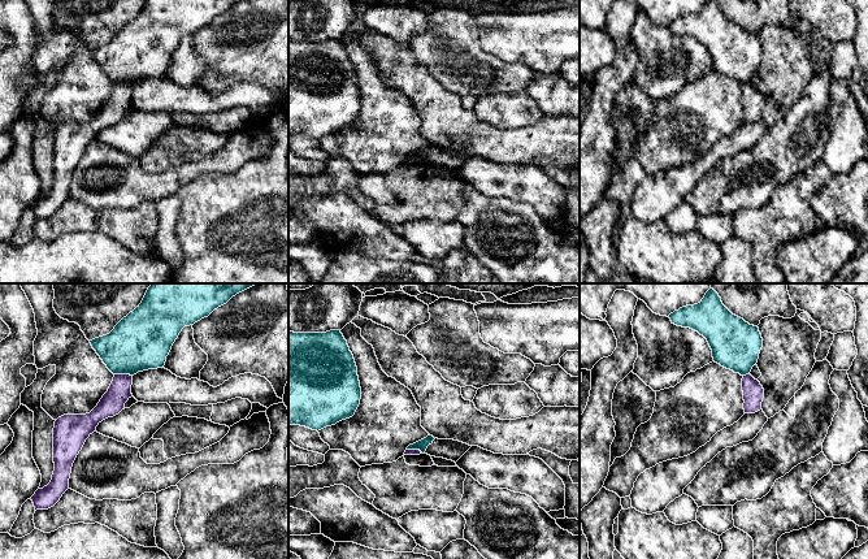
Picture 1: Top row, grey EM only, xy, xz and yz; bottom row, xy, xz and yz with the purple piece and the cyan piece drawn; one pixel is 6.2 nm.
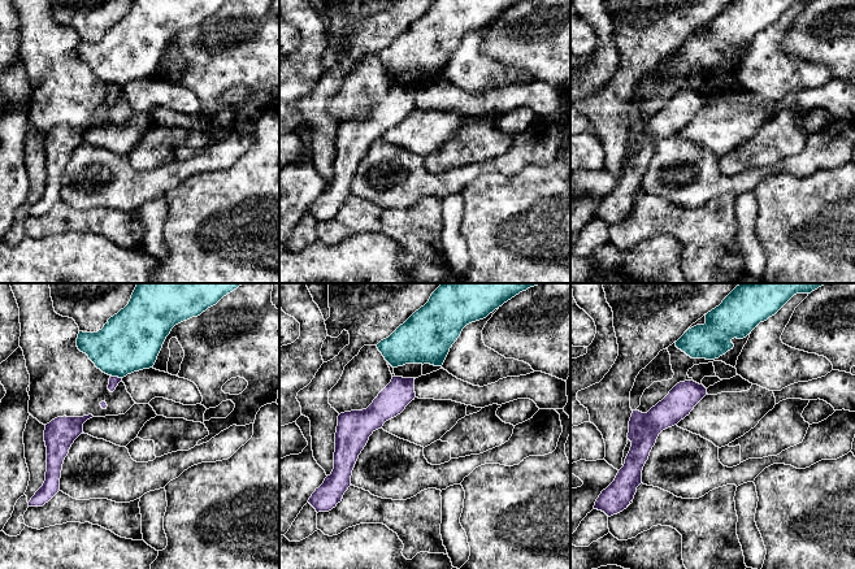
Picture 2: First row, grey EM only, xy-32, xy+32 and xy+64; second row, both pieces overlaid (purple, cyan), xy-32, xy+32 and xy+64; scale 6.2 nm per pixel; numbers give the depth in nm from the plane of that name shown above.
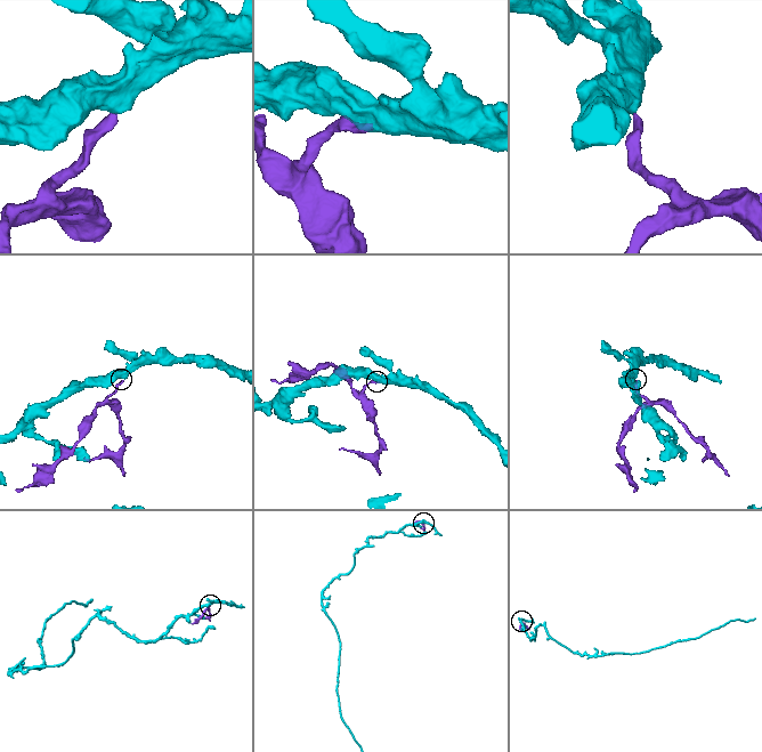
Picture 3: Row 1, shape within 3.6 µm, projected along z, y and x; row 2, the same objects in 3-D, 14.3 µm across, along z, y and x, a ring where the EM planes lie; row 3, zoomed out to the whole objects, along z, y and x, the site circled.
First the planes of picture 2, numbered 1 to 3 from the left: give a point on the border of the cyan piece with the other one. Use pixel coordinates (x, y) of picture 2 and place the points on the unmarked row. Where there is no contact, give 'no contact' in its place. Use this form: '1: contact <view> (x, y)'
1: contact xy-32 (116, 86)
2: no contact
3: no contact

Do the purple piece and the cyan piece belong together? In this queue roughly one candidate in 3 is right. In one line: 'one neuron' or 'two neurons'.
two neurons

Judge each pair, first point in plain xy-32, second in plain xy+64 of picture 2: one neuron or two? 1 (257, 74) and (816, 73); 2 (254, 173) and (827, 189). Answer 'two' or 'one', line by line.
1: two
2: one

